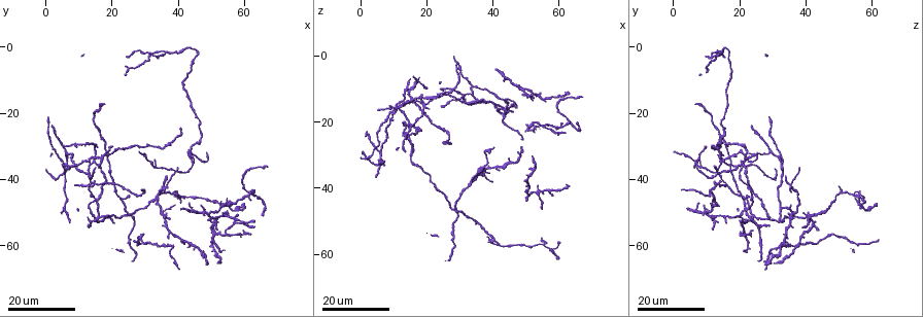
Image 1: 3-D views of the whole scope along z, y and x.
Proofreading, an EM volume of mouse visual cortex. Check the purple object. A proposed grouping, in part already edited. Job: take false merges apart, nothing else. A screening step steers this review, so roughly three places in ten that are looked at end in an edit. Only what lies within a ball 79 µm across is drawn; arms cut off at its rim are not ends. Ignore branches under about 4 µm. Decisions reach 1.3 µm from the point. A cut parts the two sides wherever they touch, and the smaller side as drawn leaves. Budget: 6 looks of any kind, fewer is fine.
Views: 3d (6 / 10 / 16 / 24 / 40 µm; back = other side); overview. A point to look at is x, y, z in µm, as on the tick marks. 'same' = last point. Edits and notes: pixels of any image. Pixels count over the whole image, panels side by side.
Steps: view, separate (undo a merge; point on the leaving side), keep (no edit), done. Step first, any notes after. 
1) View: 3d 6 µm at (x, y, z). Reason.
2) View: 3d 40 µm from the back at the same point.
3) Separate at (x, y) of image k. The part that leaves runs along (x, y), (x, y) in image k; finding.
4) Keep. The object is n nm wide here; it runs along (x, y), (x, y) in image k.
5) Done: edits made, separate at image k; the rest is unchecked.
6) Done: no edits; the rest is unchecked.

View: 3d 16 µm at (44.5, 34.5, 15.0). Three-way junction.

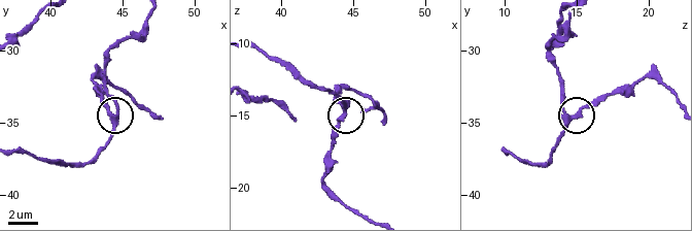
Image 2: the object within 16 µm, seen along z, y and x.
View: 3d 10 µm at (44.4, 34.6, 14.6).

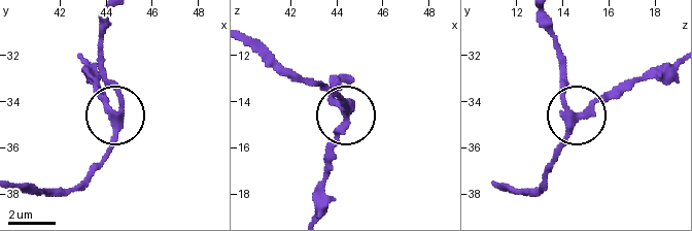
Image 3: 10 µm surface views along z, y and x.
Keep. Continuous, no second neuron.

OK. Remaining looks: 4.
View: 3d 16 µm at (36.5, 42.0, 35.0). Four-way junction.

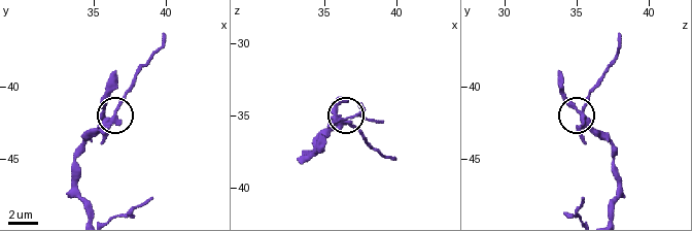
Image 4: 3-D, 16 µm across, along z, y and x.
View: 3d 10 µm at (36.2, 42.4, 35.6).

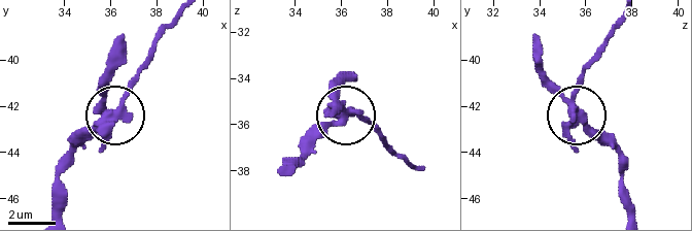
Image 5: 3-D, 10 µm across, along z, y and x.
Separate at (129, 87) of image 5. The part that leaves runs along (108, 116), (172, 17) in image 5; two neurons meet here.

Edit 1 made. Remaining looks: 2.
View: 3d 16 µm at (15.5, 52.5, 29.0). Three-way junction.

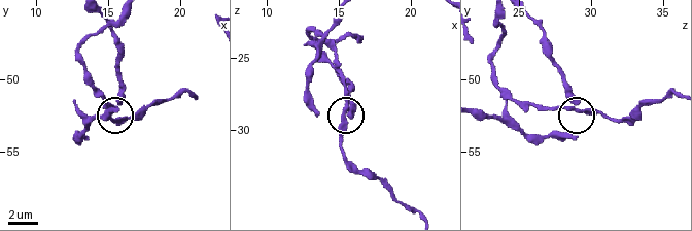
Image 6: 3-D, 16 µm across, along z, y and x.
View: 3d 6 µm at (15.4, 52.0, 28.6).

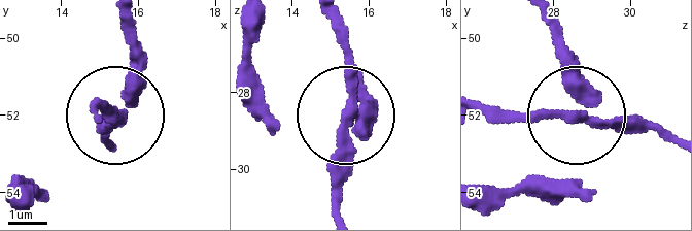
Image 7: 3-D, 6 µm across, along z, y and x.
Keep. The side arm is 137 µm long; 3 arms meet here; continuous, no second neuron.

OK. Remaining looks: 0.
Done: edits made, separate at image 5; the rest is unchecked.

